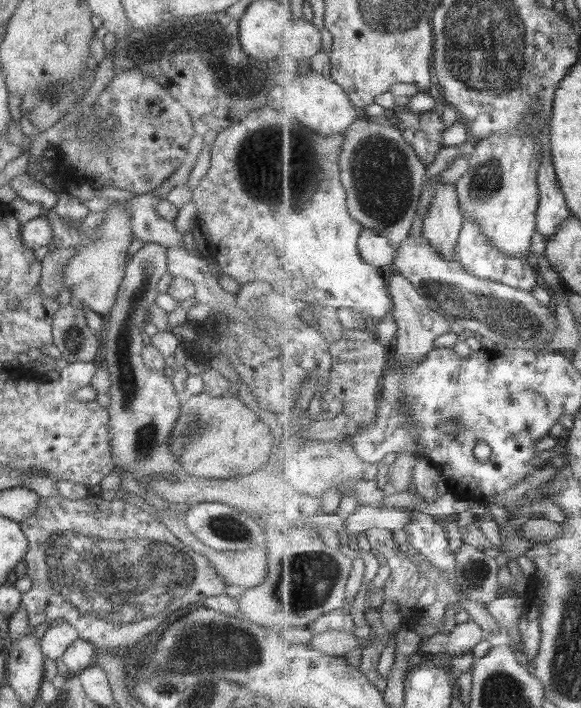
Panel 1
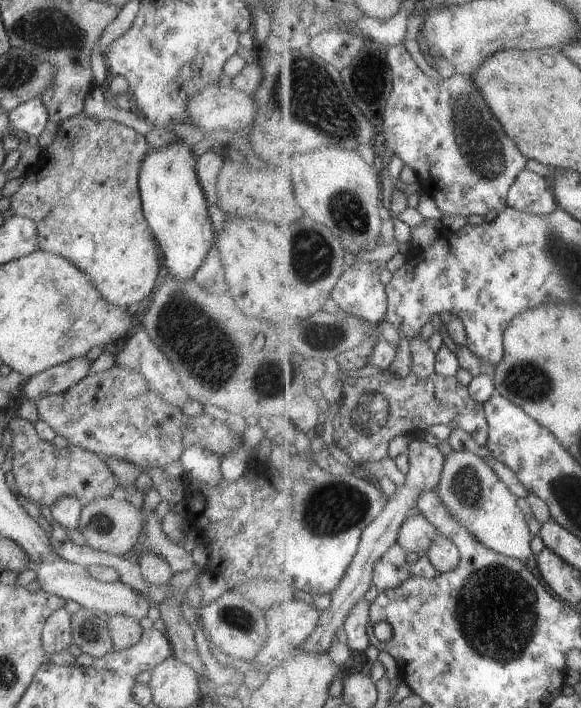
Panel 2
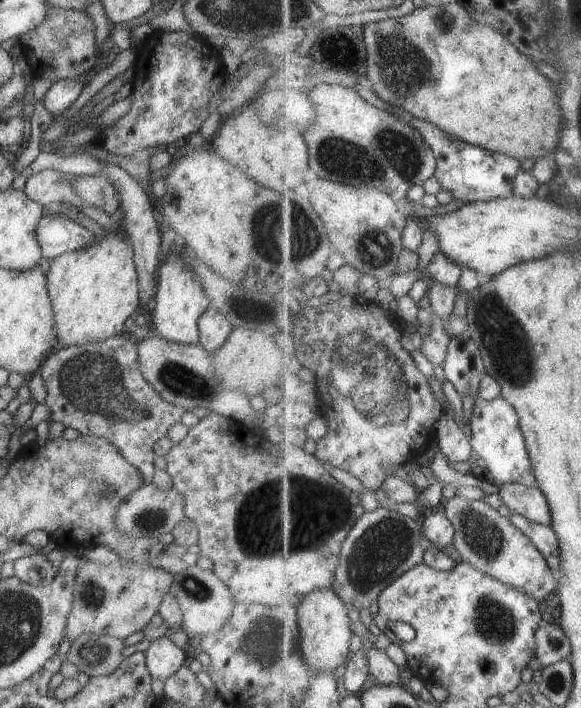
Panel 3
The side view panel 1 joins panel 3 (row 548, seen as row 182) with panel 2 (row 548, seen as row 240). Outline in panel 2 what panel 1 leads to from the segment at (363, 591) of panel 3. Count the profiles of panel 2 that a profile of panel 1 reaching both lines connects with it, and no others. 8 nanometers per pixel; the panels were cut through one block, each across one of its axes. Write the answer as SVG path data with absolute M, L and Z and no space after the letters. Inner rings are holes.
M395 543L378 561L374 568L373 585L377 590L396 589L400 584L411 578L411 563L407 562L407 553L402 545Z

